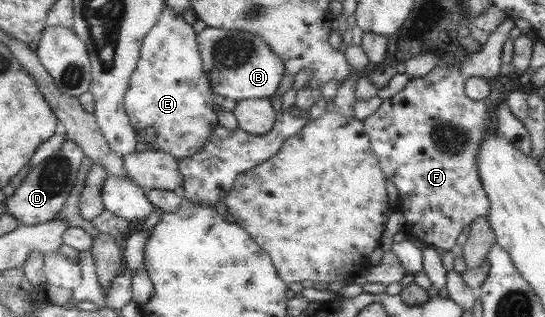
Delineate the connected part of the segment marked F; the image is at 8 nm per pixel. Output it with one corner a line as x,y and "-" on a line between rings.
506,16
486,42
481,44
479,51
466,53
463,60
452,62
452,67
440,65
423,78
411,79
406,89
392,98
384,99
376,112
363,120
382,170
398,190
396,208
407,219
404,232
409,237
420,237
427,246
449,251
456,243
457,236
461,235
462,228
472,224
476,218
485,218
489,214
489,199
477,172
477,150
488,131
490,108
486,108
482,99
474,100
474,96
466,92
466,84
470,84
470,77
480,77
488,83
499,74
501,47
508,39
508,31
514,27
513,19

